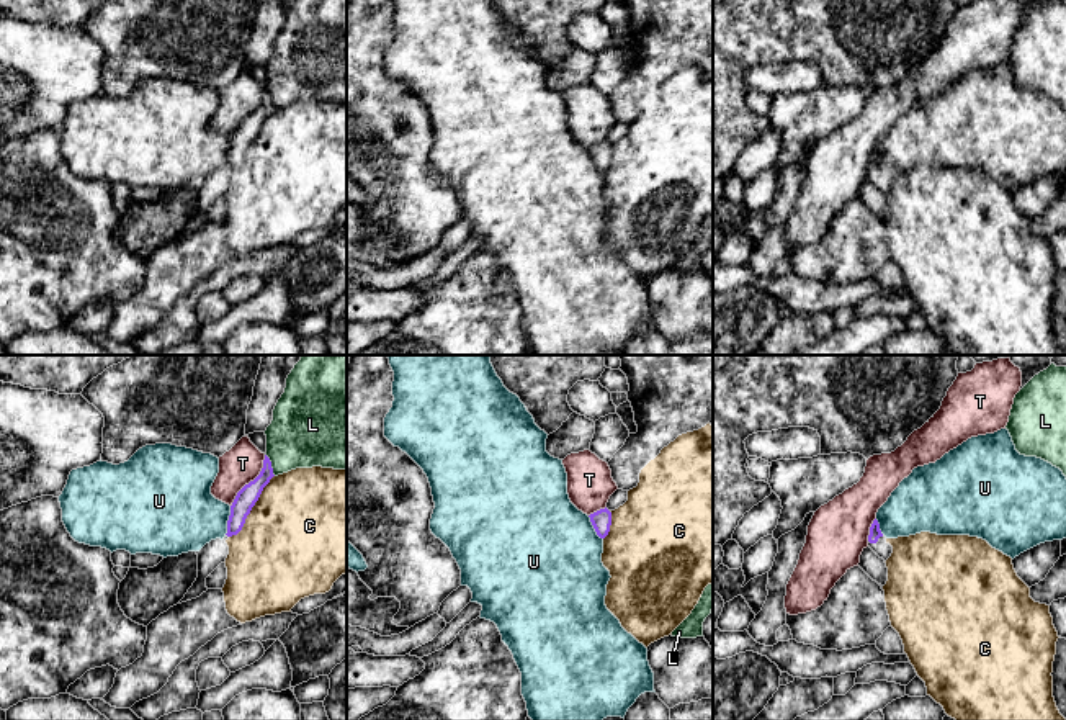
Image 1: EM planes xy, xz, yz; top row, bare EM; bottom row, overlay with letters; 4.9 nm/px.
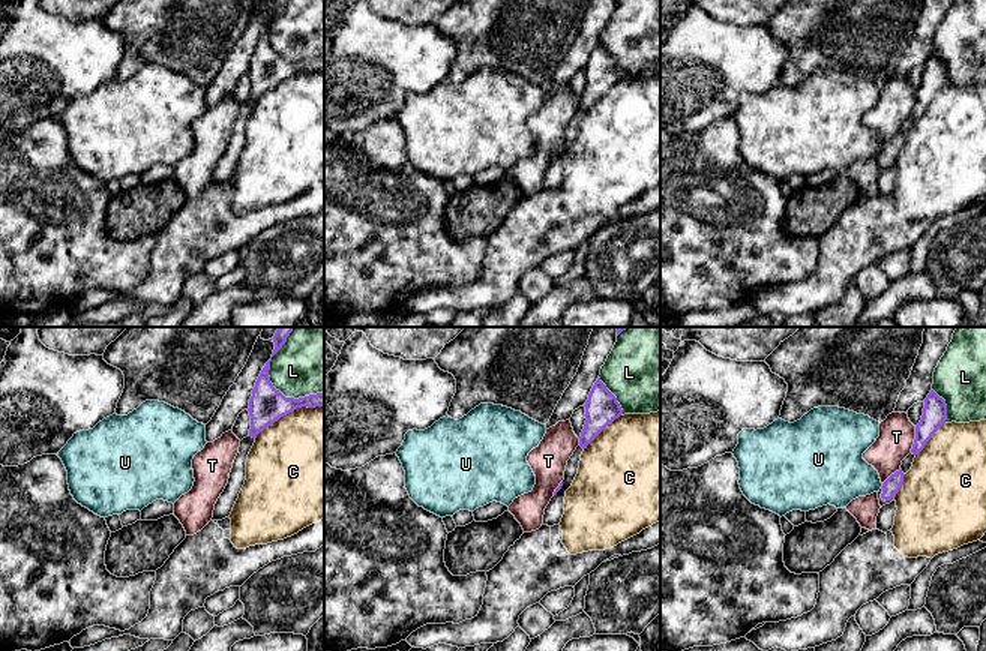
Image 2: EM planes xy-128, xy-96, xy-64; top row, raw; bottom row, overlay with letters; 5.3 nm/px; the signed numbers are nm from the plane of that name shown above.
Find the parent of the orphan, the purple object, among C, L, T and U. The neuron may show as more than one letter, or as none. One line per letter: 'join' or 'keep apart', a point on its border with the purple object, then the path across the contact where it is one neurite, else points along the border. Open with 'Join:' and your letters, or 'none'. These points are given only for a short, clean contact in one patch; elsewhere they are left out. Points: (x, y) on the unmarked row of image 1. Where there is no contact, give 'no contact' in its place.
Join: none
C: keep apart | xy (252, 139)
L: keep apart | xy (270, 98)
T: keep apart | xy (250, 115) | along xy (265, 89), (262, 103), (237, 126), (231, 139)
U: keep apart | xy (228, 154) | along xy (231, 139), (224, 167)

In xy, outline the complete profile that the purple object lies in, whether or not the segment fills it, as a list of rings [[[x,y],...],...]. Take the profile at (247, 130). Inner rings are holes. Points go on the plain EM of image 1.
[[[265,88],[263,101],[260,108],[237,126],[231,139],[231,149],[227,154],[227,167],[226,167],[227,170],[237,169],[242,164],[247,149],[250,147],[263,121],[270,116],[273,110],[275,108],[273,108],[271,95]]]

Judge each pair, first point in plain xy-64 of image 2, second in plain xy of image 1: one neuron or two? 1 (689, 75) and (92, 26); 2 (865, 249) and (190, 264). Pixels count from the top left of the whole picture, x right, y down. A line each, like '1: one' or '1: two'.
1: two
2: one

